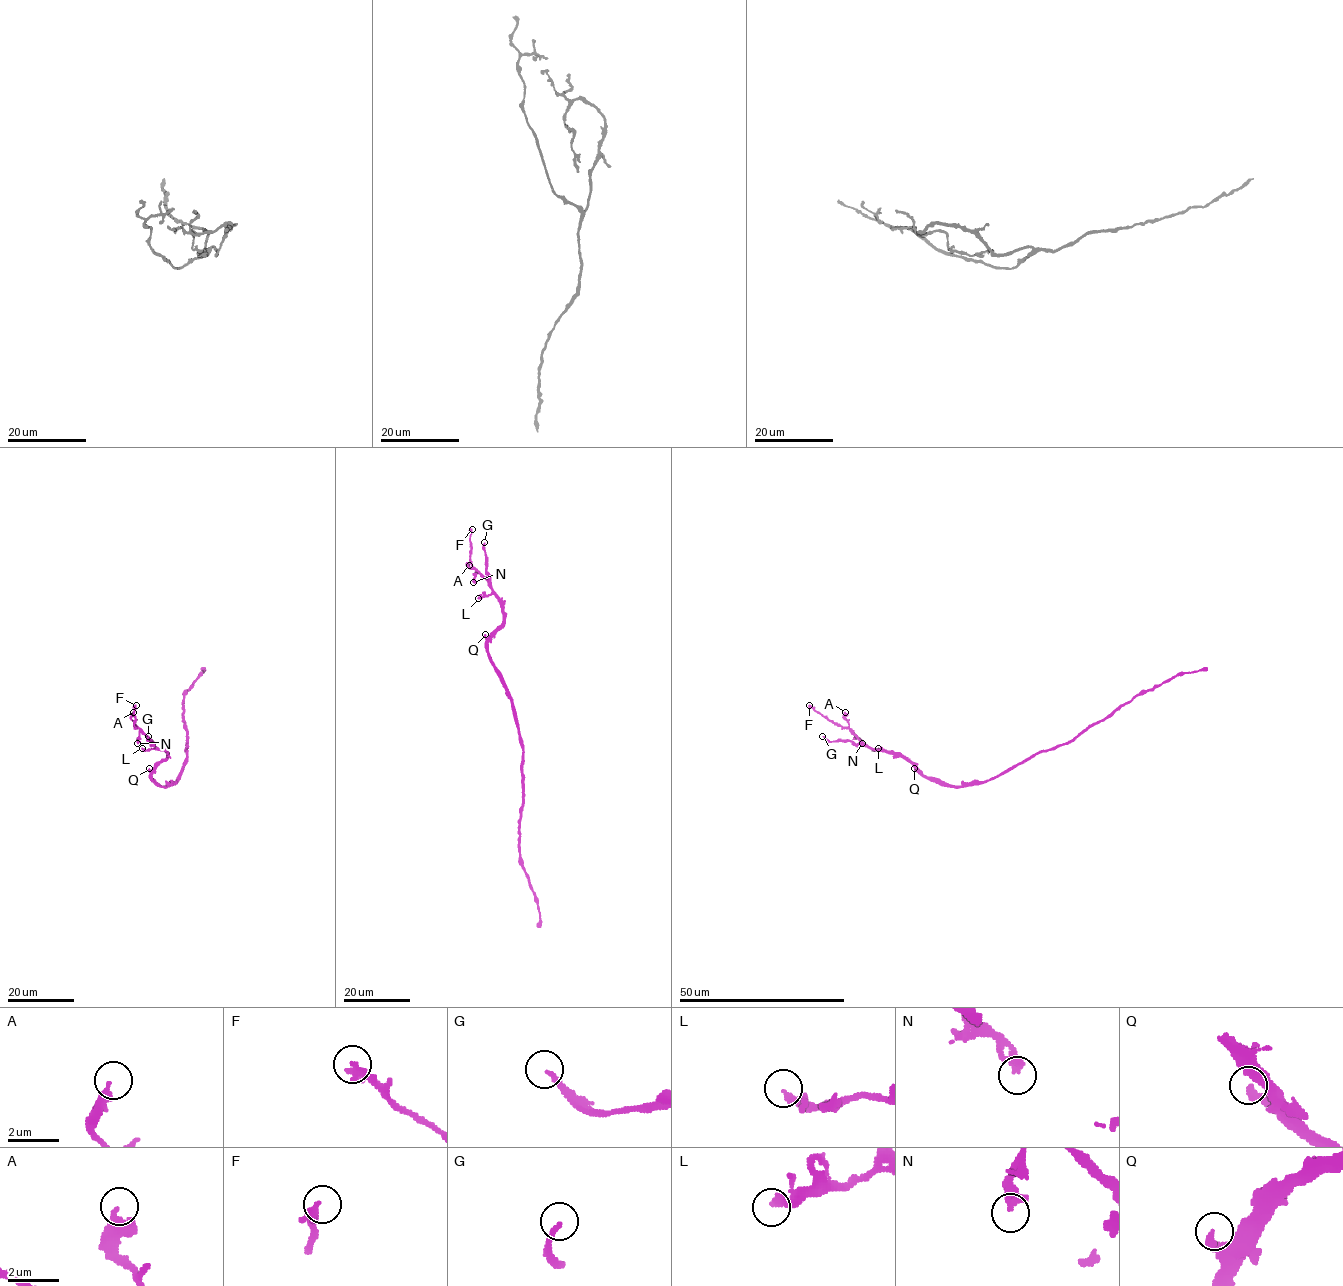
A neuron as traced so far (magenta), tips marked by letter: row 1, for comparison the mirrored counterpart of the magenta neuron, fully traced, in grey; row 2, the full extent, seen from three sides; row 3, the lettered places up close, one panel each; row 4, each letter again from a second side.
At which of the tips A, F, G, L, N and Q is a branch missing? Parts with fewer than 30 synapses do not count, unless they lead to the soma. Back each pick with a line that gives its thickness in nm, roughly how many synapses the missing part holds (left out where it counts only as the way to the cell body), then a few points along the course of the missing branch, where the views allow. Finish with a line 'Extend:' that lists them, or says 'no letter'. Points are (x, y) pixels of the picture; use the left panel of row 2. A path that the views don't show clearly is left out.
G: 180 nm | 35 syn
Extend: G

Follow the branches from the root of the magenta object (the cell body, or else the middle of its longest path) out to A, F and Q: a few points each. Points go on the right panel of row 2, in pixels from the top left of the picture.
A: (1001, 773), (964, 786), (950, 786), (928, 778), (896, 753), (865, 745), (848, 727), (845, 712)
F: (1001, 773), (964, 786), (928, 778), (910, 762), (865, 745), (848, 728), (832, 722), (809, 705)
Q: (1001, 773), (985, 781), (950, 786), (928, 778), (914, 768)

